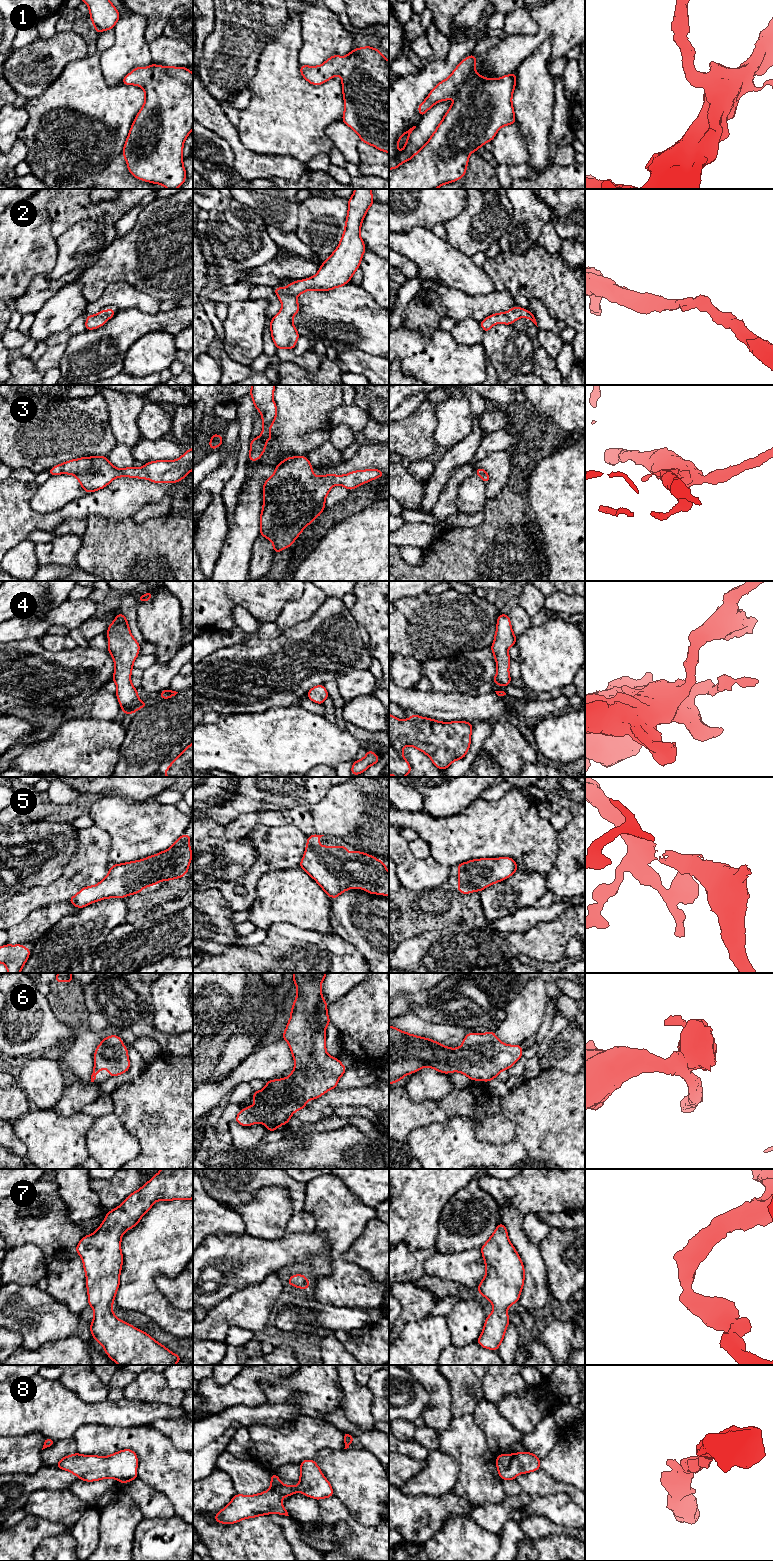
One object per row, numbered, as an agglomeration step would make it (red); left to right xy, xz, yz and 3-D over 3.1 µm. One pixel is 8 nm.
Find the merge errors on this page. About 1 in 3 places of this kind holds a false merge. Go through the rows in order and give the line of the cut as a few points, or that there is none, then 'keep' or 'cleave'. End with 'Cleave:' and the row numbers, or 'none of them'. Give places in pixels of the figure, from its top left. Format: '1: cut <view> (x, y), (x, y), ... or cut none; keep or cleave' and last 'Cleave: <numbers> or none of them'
1: cut none; keep
2: cut none; keep
3: cut none; keep
4: cut none; keep
5: cut none; keep
6: cut none; keep
7: cut none; keep
8: cut none; keep
Cleave: none of them

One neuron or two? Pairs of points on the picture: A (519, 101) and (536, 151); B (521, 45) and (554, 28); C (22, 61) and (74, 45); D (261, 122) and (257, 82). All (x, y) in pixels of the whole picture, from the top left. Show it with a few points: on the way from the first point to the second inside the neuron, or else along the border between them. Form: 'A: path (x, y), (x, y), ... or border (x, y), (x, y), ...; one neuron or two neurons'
A: path (531, 113), (534, 116), (536, 139); one neuron
B: path (529, 43), (535, 41), (546, 30); one neuron
C: path (35, 61), (44, 54), (56, 53), (61, 49); one neuron
D: path (264, 112), (264, 92); one neuron

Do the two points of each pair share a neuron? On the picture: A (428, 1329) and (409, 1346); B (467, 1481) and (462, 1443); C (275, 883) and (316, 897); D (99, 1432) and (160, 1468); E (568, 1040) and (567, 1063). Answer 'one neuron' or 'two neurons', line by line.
A: one neuron
B: one neuron
C: one neuron
D: one neuron
E: one neuron

